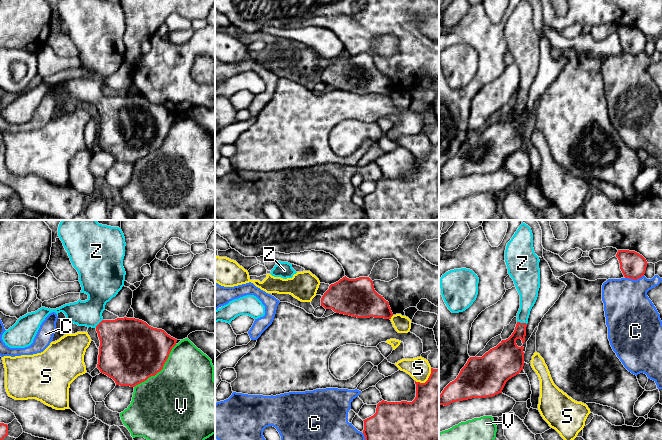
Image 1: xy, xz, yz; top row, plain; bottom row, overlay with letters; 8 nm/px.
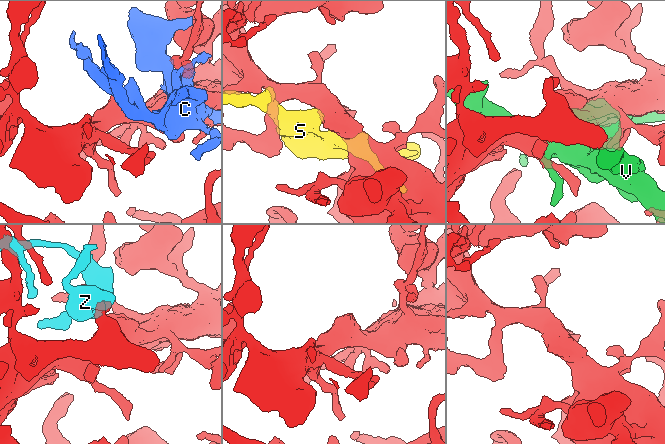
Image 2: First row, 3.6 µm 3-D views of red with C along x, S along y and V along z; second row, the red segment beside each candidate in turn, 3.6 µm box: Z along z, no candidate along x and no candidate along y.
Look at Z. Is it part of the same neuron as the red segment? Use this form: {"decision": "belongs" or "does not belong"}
{"decision": "belongs"}

